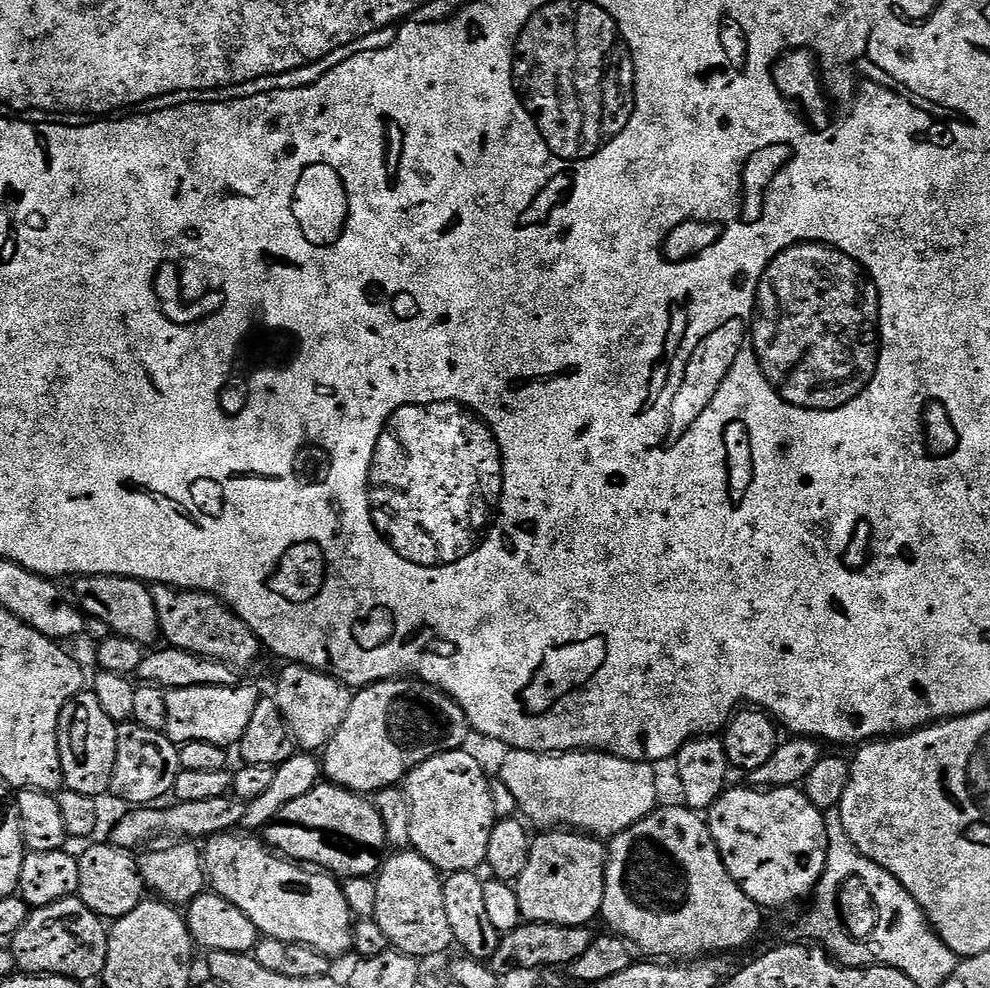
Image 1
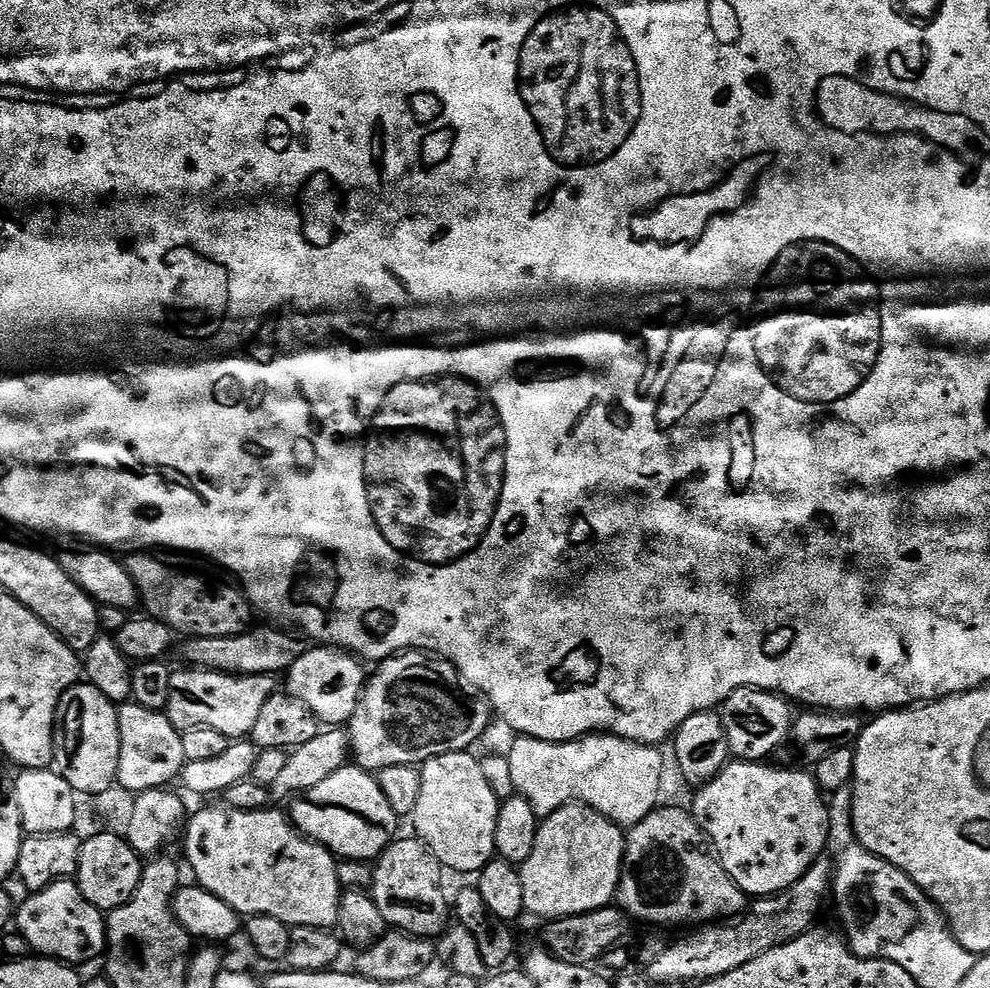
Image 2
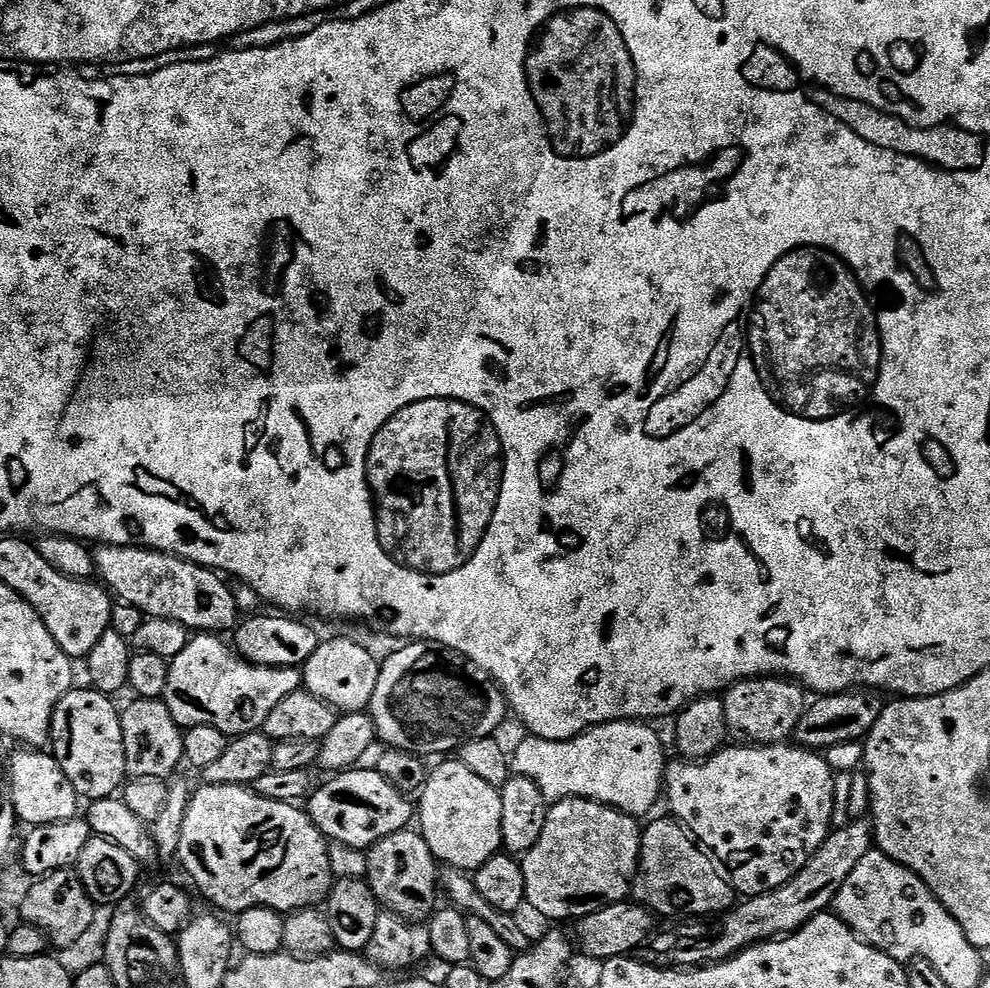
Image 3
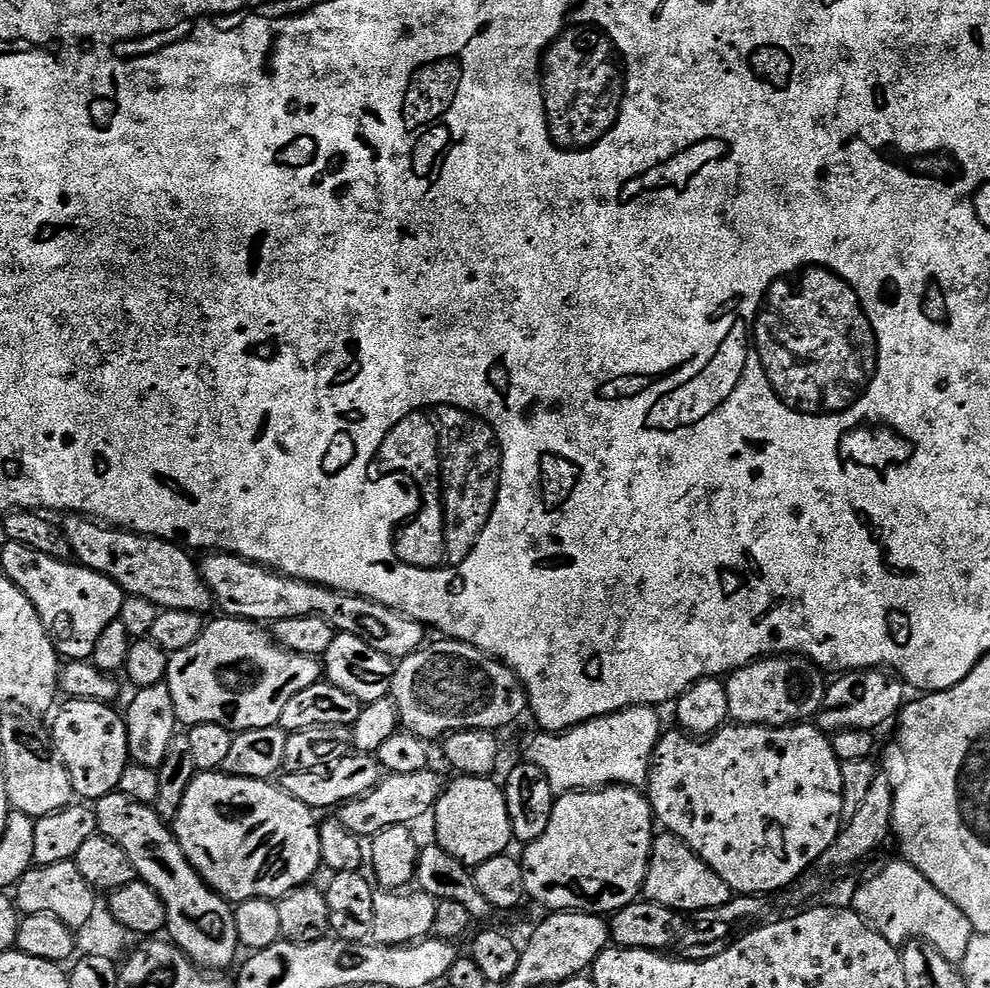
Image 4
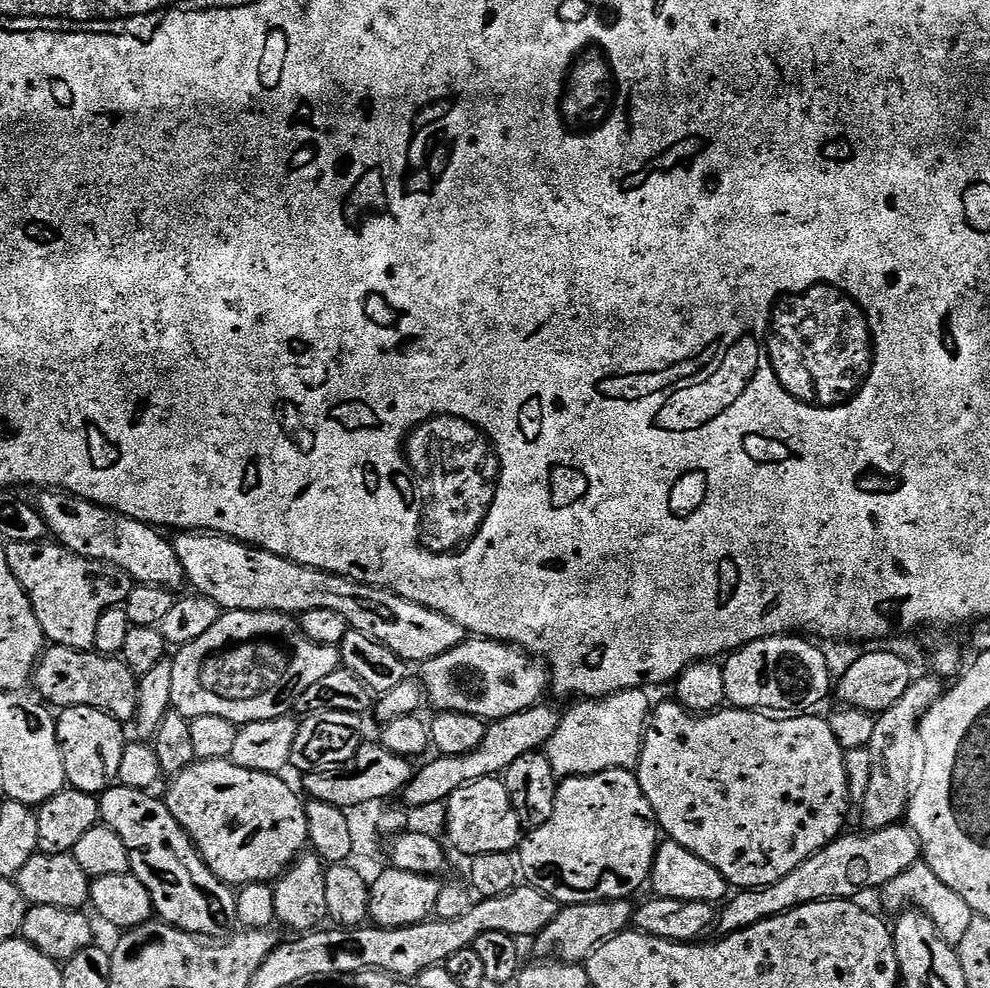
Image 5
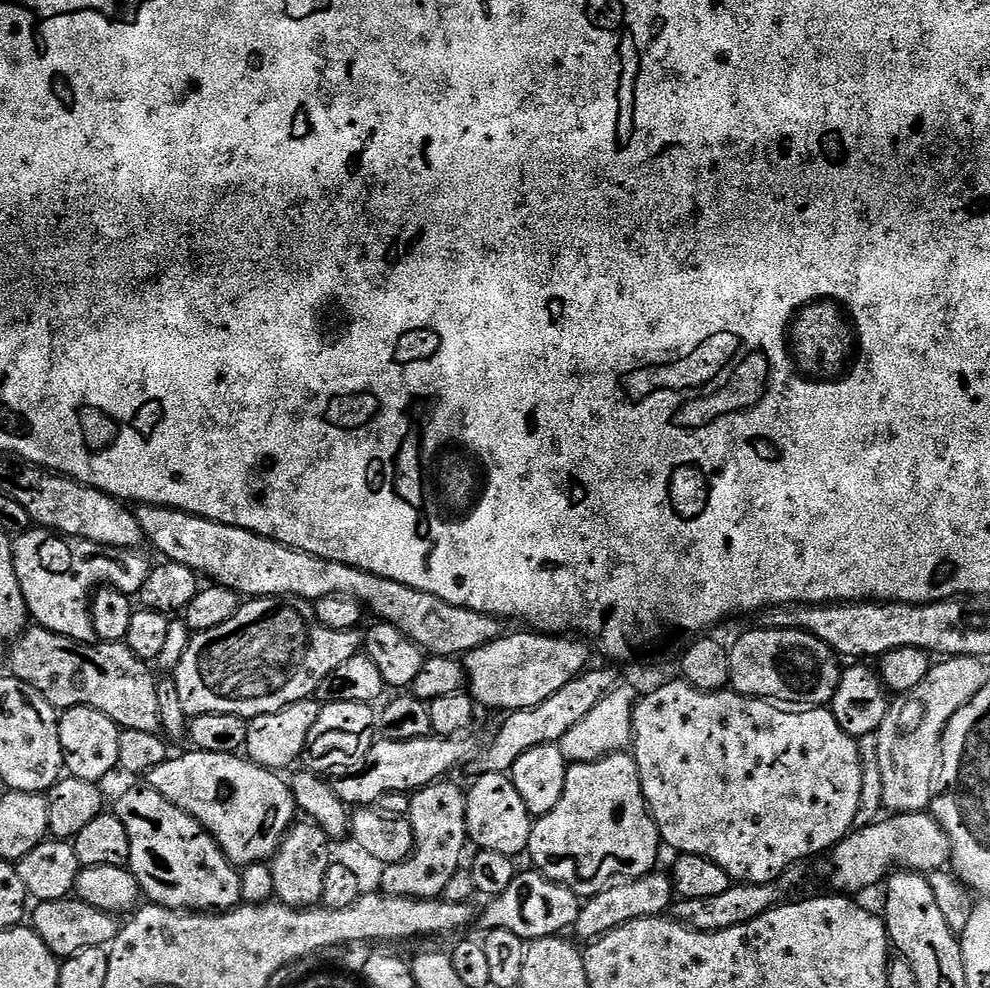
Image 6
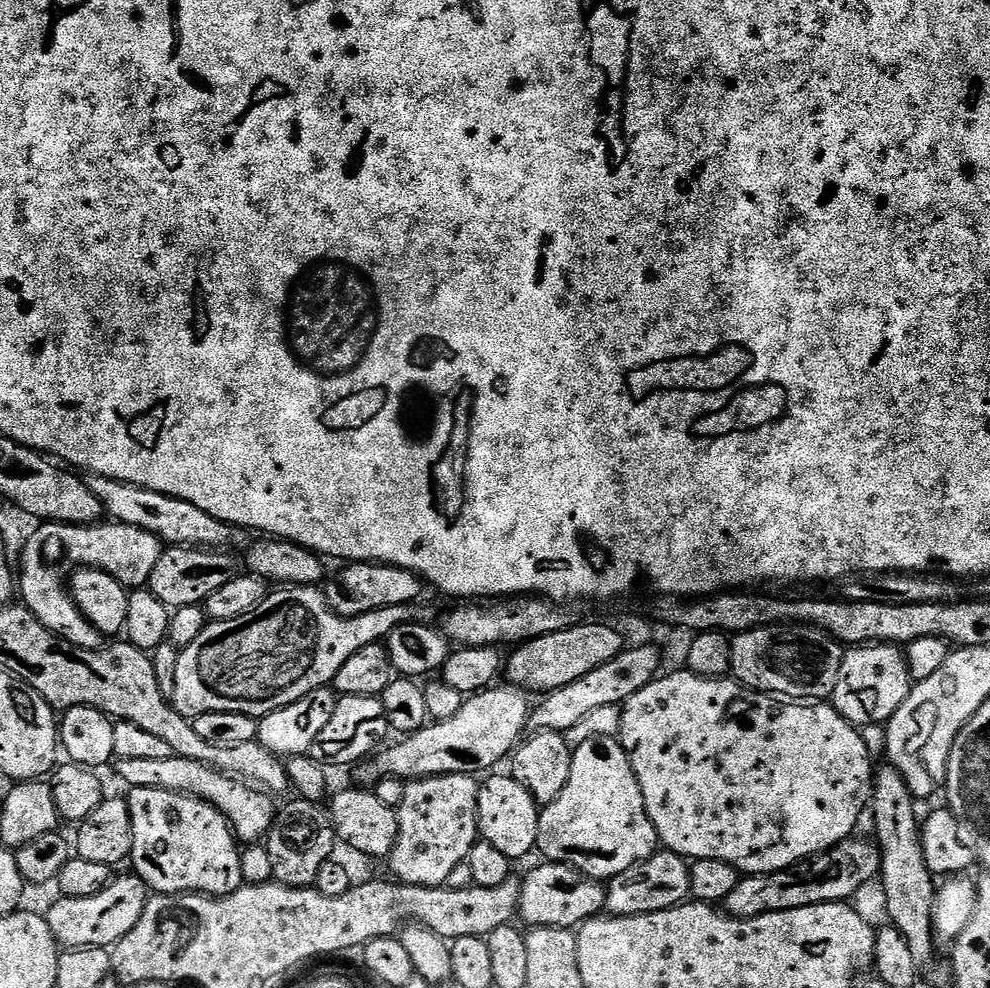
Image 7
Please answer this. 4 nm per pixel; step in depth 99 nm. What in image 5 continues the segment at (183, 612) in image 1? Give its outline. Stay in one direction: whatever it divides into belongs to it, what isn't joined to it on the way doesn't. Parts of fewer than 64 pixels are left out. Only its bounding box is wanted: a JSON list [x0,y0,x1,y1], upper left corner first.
[38,490,186,590]

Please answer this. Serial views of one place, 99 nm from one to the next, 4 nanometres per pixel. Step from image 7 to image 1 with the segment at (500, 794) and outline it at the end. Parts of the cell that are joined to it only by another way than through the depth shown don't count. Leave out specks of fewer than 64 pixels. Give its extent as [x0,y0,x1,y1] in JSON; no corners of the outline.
[406,750,497,873]

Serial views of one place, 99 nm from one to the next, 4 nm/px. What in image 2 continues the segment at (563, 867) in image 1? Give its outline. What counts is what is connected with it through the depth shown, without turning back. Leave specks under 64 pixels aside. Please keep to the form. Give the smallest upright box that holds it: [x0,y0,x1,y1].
[519,804,626,922]

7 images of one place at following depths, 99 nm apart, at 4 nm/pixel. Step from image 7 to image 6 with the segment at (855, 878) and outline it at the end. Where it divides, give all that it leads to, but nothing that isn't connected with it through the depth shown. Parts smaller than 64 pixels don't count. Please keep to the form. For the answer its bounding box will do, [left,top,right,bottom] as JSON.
[674,862,811,932]

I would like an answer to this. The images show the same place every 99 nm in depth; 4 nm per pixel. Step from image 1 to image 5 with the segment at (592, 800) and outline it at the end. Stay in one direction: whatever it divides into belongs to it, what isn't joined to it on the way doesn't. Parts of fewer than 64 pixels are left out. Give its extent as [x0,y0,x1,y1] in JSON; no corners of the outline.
[546,688,654,777]

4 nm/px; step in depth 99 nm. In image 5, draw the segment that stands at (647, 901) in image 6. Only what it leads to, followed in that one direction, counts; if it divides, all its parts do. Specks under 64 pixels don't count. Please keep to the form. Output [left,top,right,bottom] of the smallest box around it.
[535,899,634,965]

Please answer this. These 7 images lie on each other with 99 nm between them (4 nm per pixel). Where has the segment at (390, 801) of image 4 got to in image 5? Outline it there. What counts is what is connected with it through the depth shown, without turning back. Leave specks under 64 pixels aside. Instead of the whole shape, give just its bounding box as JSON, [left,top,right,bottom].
[402,702,560,808]

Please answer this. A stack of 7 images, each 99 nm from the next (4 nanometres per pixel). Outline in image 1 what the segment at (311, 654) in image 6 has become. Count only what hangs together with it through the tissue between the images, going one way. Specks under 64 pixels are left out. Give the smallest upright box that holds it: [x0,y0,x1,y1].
[164,686,262,746]

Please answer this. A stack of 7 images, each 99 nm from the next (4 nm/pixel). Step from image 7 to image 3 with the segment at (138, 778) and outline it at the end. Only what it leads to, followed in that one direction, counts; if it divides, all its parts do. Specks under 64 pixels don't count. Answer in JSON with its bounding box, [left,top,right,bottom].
[178,784,334,914]

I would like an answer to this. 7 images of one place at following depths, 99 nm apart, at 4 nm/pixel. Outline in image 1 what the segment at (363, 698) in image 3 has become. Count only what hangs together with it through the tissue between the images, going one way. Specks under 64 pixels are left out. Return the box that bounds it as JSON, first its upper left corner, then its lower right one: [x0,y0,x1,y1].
[274,664,353,750]

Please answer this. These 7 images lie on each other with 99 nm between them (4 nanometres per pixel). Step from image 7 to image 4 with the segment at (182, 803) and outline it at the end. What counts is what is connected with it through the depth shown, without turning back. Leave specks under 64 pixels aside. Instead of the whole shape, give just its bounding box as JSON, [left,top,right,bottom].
[95,790,240,970]

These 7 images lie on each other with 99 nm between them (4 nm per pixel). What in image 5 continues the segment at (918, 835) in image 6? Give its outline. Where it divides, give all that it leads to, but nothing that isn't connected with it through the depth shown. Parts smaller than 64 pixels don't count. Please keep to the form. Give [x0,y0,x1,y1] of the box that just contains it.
[717,825,921,936]

